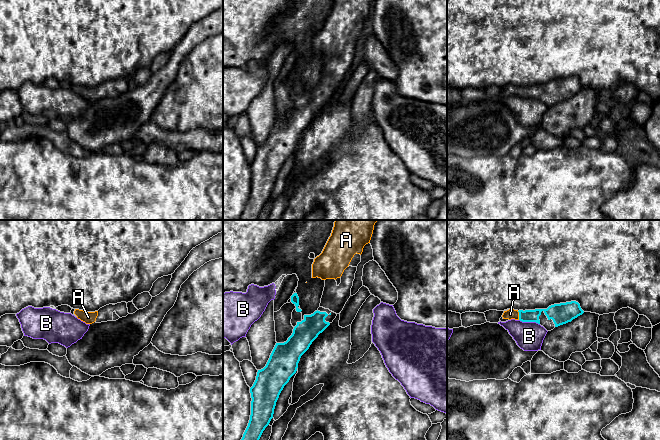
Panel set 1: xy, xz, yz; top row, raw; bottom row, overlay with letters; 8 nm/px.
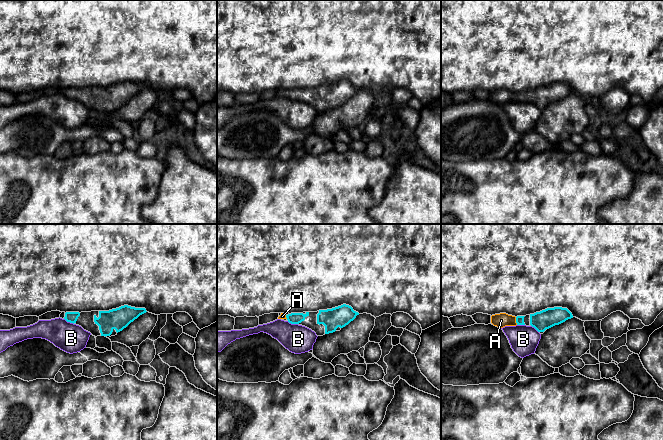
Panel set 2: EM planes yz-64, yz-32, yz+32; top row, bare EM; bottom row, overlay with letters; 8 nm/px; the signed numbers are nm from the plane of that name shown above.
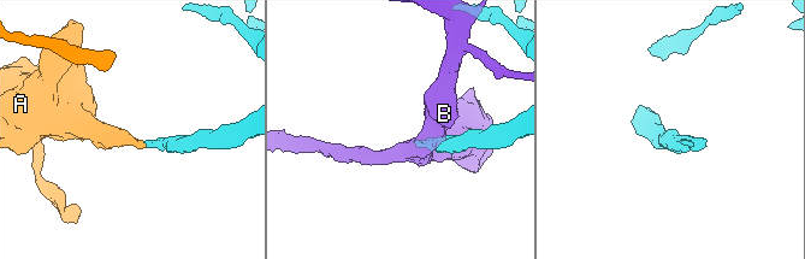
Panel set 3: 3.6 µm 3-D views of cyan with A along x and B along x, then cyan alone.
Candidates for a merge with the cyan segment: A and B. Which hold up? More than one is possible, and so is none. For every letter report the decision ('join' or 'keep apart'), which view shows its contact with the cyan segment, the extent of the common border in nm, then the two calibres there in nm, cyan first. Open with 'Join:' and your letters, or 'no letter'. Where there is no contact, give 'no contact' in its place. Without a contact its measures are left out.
Join: A
A: join | yz | 70 nm | 100/80 nm
B: keep apart | yz | 170 nm | 160/240 nm

